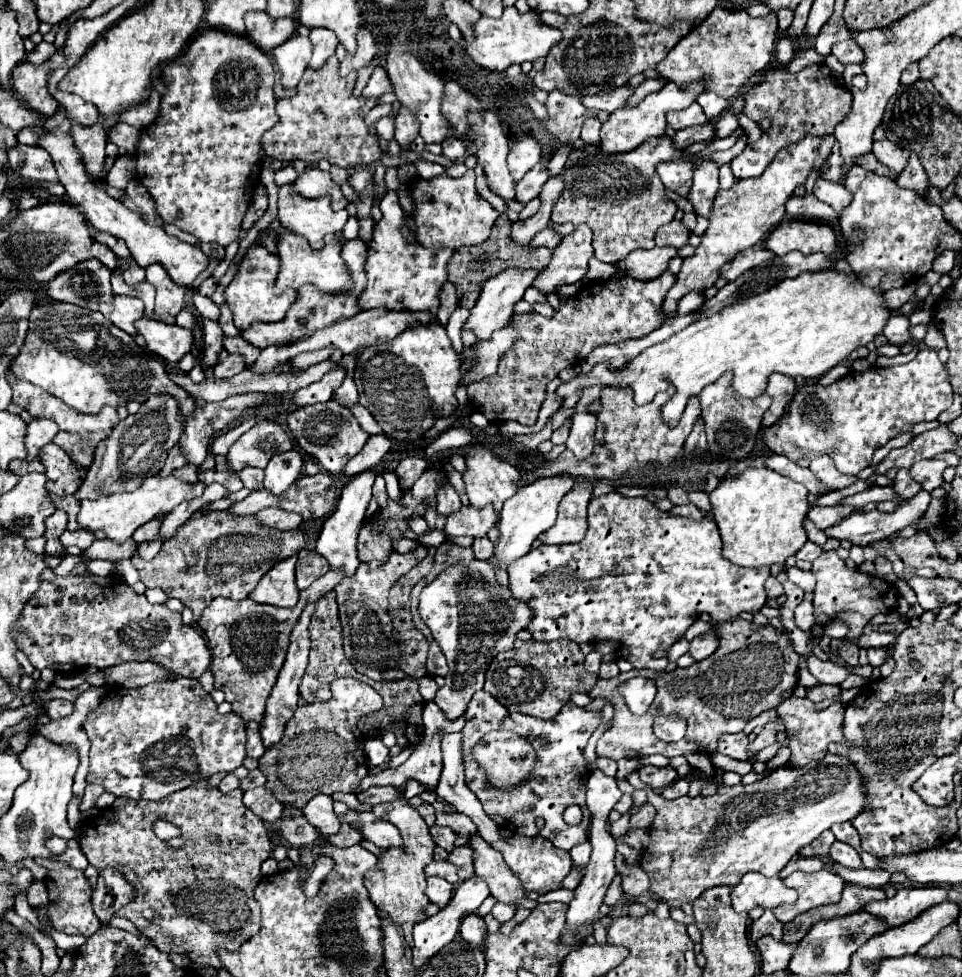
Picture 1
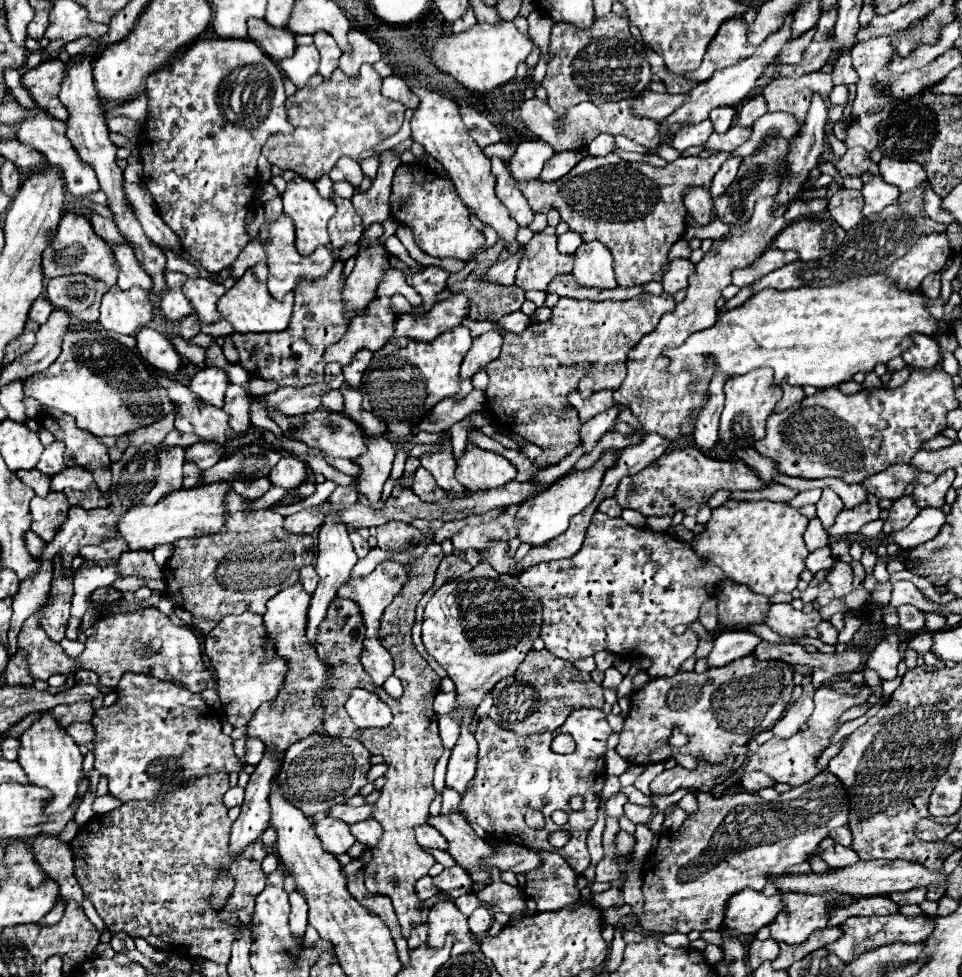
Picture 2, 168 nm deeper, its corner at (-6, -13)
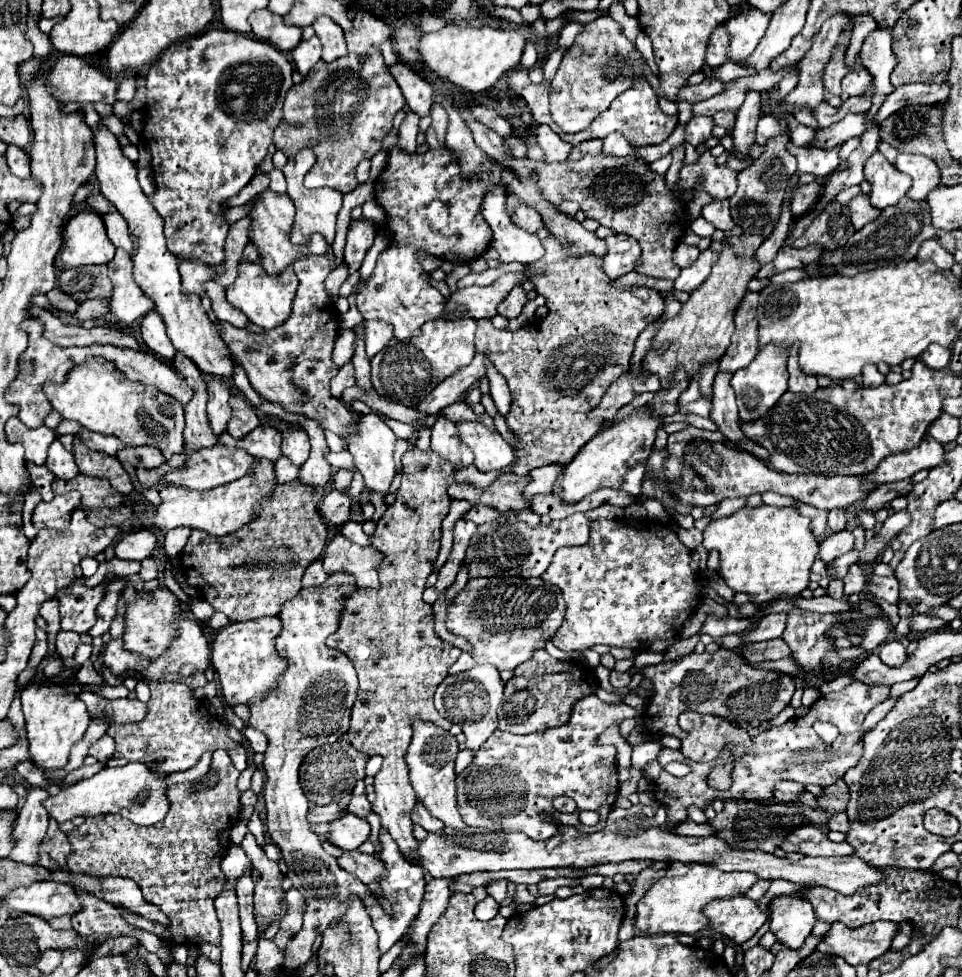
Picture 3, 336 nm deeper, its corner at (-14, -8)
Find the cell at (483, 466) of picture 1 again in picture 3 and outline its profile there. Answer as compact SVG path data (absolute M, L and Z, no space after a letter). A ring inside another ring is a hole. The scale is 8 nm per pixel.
M480 422L458 424L460 440L474 452L474 466L480 472L502 470L516 462L512 446L508 446L498 432L488 430Z

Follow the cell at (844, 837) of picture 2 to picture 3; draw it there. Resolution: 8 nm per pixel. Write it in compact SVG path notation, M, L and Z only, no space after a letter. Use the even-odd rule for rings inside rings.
M836 814L836 816L832 816L830 820L828 820L828 828L830 830L838 830L838 832L848 832L850 830L850 822L848 822L848 818L846 818L846 814Z

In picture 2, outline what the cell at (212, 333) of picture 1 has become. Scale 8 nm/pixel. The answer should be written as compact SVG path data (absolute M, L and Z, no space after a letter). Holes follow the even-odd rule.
M208 367L196 373L196 377L190 383L190 389L204 399L206 403L212 403L216 407L224 405L224 391L228 387L228 377L222 369Z

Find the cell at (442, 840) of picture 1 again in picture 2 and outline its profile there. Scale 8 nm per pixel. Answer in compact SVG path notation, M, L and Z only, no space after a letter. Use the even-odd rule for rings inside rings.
M428 823L420 825L420 831L416 831L416 841L420 847L434 847L434 849L442 849L446 851L446 839Z

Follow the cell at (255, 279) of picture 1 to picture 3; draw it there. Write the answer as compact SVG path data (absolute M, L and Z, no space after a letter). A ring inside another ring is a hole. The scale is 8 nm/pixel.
M244 260L238 266L236 282L226 288L226 298L234 308L244 312L252 324L256 324L264 330L272 330L272 328L284 324L284 320L288 320L288 316L292 312L296 288L298 288L298 278L292 268L284 270L284 274L280 274L280 278L270 278L264 272L262 264L254 264L254 262Z

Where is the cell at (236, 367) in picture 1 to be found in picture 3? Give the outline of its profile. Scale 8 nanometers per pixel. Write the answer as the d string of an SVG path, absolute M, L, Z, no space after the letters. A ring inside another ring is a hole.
M234 394L230 396L230 406L232 406L232 420L228 422L226 432L234 438L244 438L246 434L250 434L254 428L260 426L260 416L256 414L256 410L250 406L250 402L242 396L242 394Z

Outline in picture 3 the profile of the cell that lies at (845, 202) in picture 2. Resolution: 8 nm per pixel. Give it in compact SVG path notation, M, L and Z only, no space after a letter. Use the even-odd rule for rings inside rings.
M858 194L854 196L850 202L848 202L848 208L850 208L850 218L852 218L852 224L856 230L860 230L864 224L872 222L878 218L880 210L876 210L870 202L868 202L868 194Z

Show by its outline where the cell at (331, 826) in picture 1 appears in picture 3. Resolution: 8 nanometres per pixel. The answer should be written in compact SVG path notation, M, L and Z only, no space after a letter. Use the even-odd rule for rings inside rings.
M346 814L340 820L328 824L312 824L312 830L318 836L326 836L326 840L342 850L356 850L370 834L370 824L354 814Z

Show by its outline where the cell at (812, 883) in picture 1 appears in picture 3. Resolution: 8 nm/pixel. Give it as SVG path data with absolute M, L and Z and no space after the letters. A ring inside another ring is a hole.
M802 894L778 896L770 902L770 906L770 932L774 932L778 942L784 946L792 950L800 948L818 920L814 906L802 898Z

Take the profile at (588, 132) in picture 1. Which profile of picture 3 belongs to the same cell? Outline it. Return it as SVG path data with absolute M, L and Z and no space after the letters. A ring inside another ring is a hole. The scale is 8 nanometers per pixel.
M612 132L604 138L604 154L614 154L614 156L634 156L634 144L626 140L624 134Z

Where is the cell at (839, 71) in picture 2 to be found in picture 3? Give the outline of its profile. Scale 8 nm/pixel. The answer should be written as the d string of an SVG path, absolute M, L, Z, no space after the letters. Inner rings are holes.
M858 68L858 70L852 70L844 76L842 80L842 90L848 94L848 96L856 96L856 94L864 94L864 90L868 88L868 84L872 82L872 78L868 78L868 72L864 68Z

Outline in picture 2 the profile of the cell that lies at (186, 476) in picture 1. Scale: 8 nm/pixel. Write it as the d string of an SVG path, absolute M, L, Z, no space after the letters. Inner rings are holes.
M186 461L184 463L184 487L196 487L198 483L200 483L200 469L194 463Z

